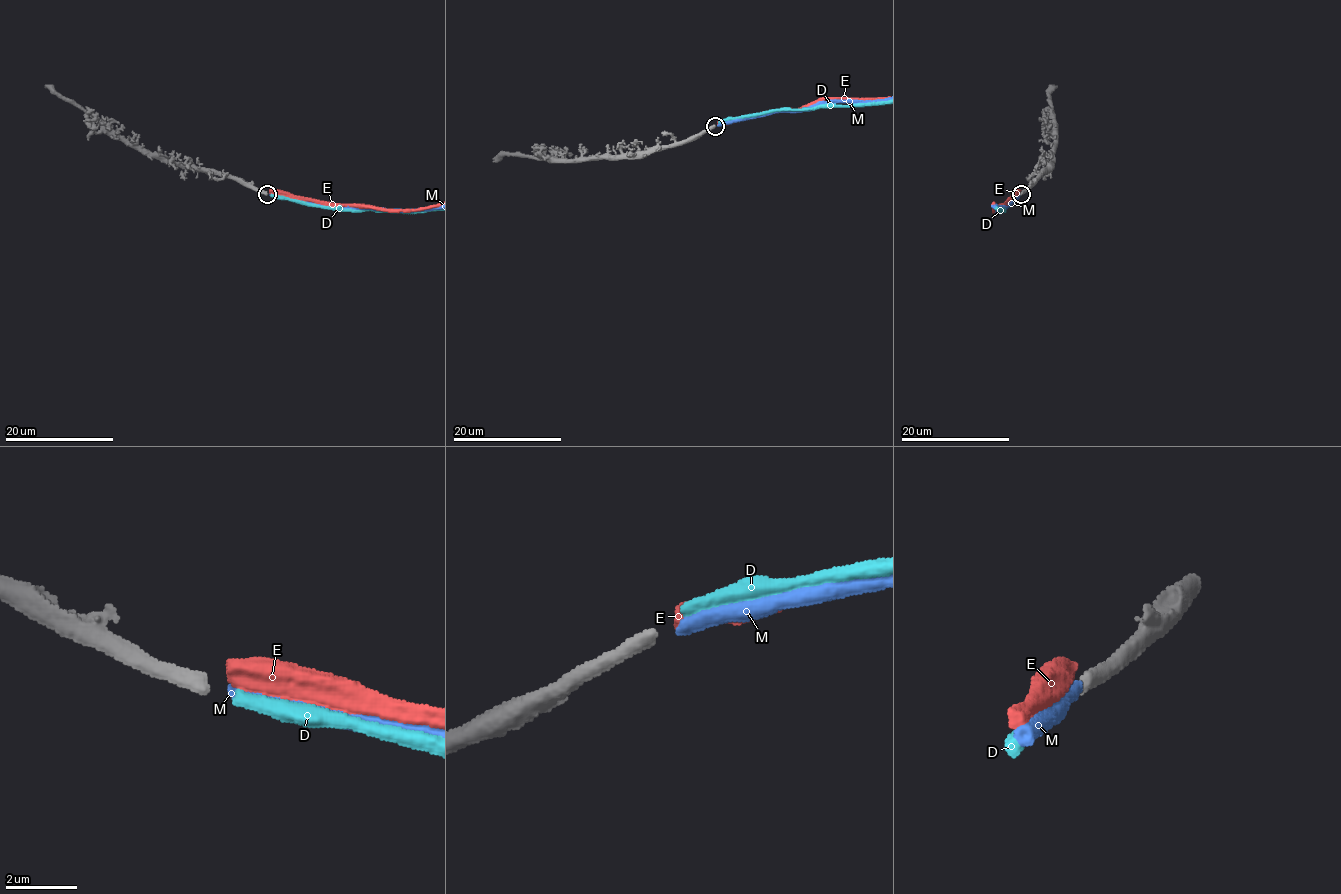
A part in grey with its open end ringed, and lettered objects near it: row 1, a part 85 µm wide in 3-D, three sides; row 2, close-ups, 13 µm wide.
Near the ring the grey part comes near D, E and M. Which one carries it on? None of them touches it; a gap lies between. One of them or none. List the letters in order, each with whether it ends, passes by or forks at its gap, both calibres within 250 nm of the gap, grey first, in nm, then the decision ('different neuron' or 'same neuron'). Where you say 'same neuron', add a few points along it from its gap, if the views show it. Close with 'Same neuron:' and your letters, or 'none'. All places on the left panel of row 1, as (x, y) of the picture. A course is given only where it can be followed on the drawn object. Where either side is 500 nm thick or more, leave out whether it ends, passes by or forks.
D: it ends | 400/360 nm | different neuron
E: 400/650 nm | different neuron
M: it ends | 400/420 nm | same neuron
Same neuron: M

